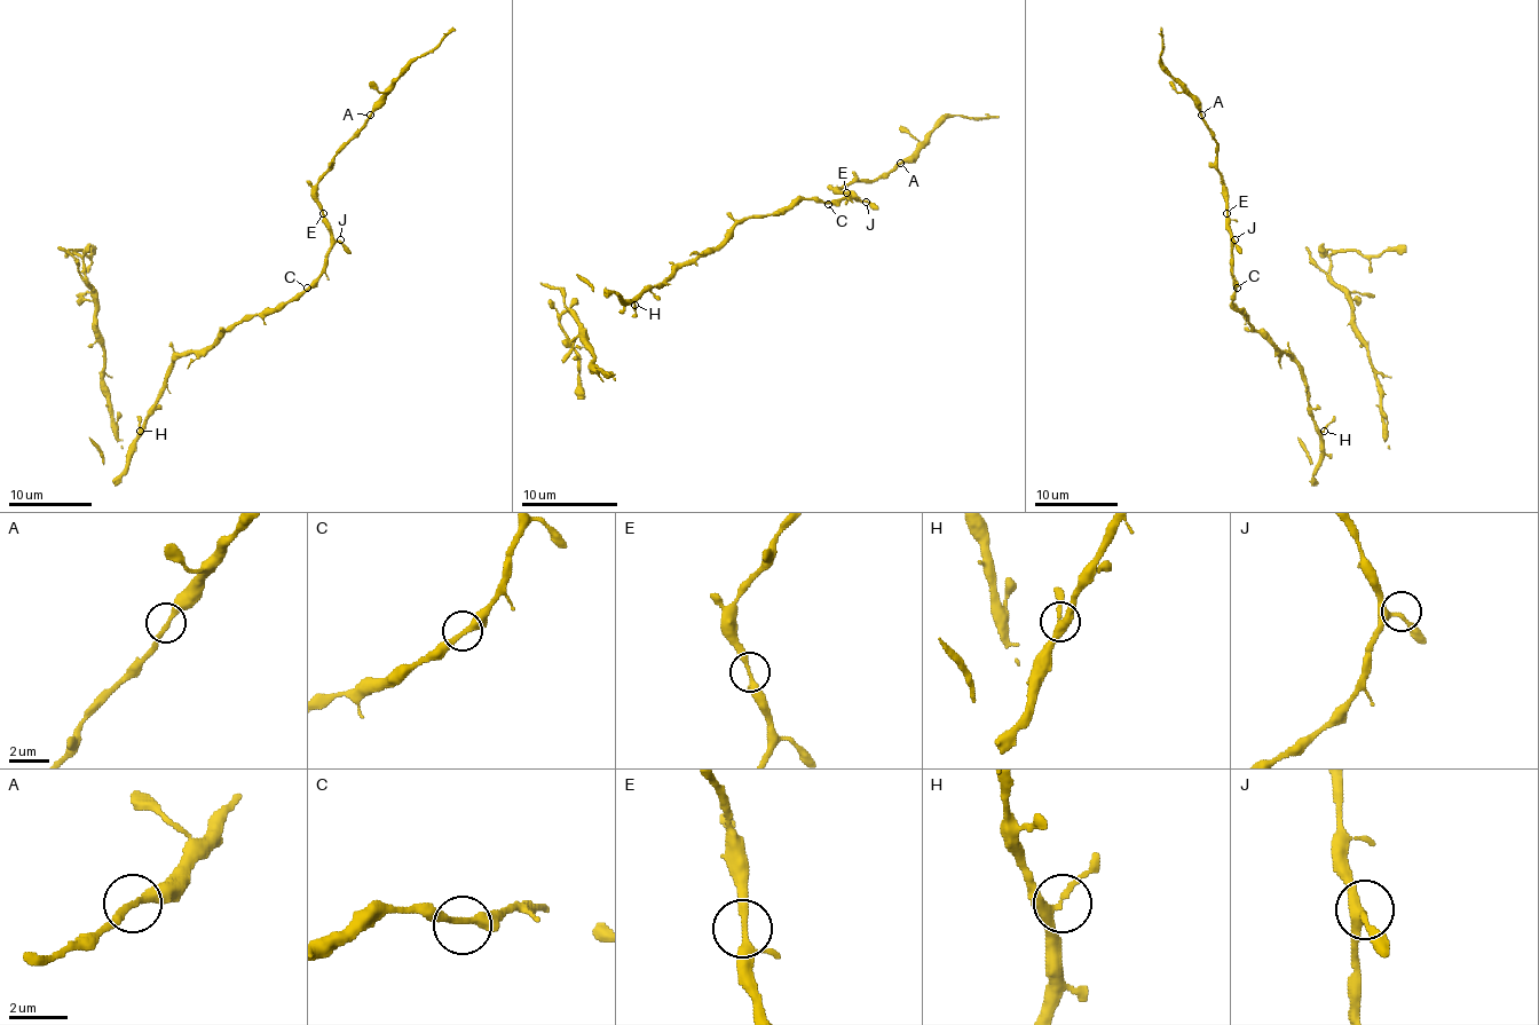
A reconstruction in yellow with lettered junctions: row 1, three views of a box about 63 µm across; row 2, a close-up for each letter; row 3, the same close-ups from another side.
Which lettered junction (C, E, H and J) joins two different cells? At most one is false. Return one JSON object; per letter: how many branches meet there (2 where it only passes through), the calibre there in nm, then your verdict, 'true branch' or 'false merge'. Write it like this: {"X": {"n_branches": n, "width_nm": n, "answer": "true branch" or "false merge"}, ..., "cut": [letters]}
{"C": {"n_branches": 2, "width_nm": 280, "answer": "true branch"}, "E": {"n_branches": 3, "width_nm": 220, "answer": "true branch"}, "H": {"n_branches": 3, "width_nm": 280, "answer": "true branch"}, "J": {"n_branches": 3, "width_nm": 200, "answer": "true branch"}, "cut": []}

